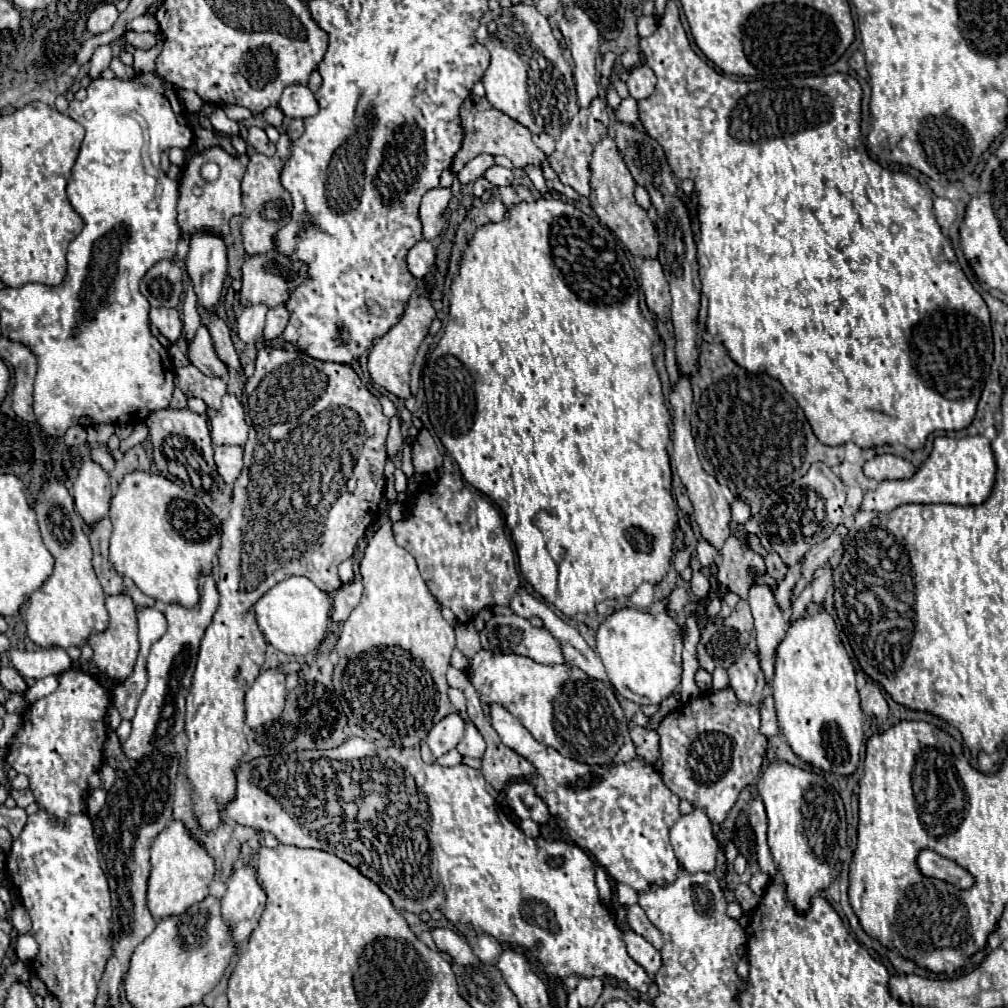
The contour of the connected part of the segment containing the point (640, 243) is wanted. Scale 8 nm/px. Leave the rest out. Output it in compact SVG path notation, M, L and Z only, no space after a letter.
M603 138L595 150L593 150L593 160L591 160L591 186L593 194L589 196L589 202L593 210L597 212L599 220L631 250L631 254L641 260L641 258L655 258L659 252L659 236L655 226L651 224L647 212L635 202L633 192L635 192L635 182L613 142L613 138Z

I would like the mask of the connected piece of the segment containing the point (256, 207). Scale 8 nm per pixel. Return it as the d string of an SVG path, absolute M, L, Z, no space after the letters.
M281 132L281 138L277 142L277 152L273 156L265 156L265 154L251 154L247 172L241 180L241 188L243 188L243 224L241 224L241 234L243 234L243 244L245 244L245 252L249 256L253 254L265 254L275 246L275 234L291 220L291 210L293 210L293 202L289 192L281 186L281 170L287 162L290 155L291 140L287 136L287 132Z

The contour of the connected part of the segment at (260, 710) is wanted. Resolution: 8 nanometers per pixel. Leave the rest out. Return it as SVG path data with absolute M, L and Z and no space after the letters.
M279 668L265 670L257 676L245 694L245 722L249 728L257 728L281 716L287 698L285 678L287 674Z

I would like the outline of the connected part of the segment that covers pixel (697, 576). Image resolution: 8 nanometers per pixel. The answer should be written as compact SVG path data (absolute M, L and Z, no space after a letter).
M695 570L689 584L691 584L691 592L693 592L697 598L705 598L705 596L707 596L707 592L709 592L709 580L703 576L703 572Z

